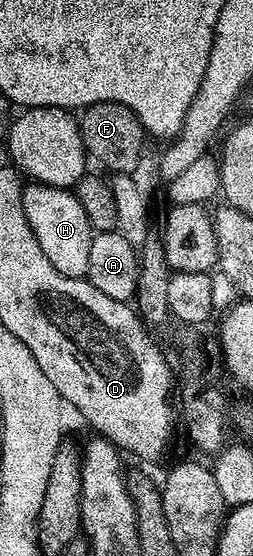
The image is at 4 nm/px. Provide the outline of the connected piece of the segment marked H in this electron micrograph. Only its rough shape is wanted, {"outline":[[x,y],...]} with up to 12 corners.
{"outline":[[30,182],[24,218],[48,262],[88,274],[92,229],[77,195]]}

